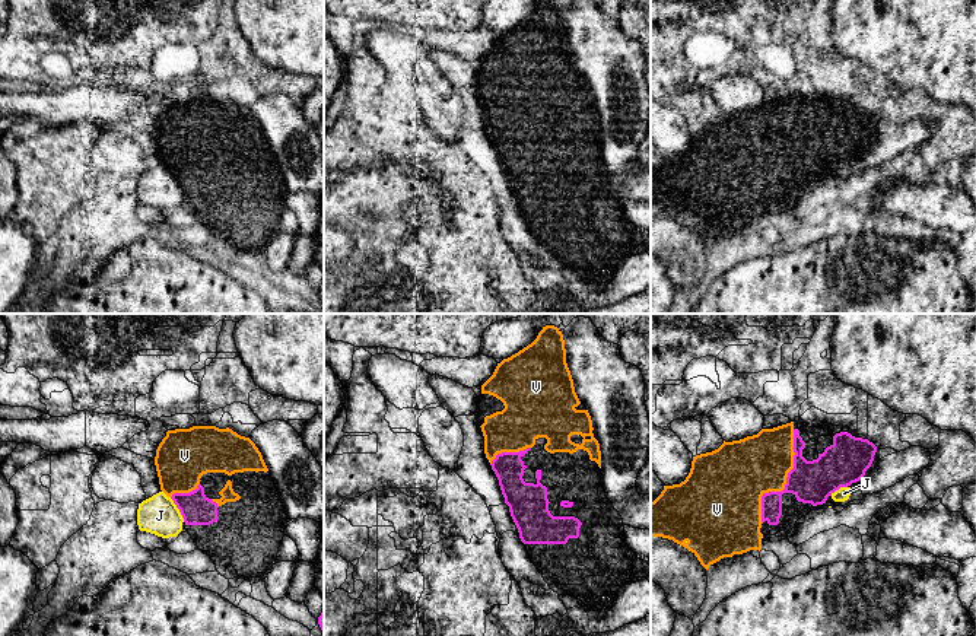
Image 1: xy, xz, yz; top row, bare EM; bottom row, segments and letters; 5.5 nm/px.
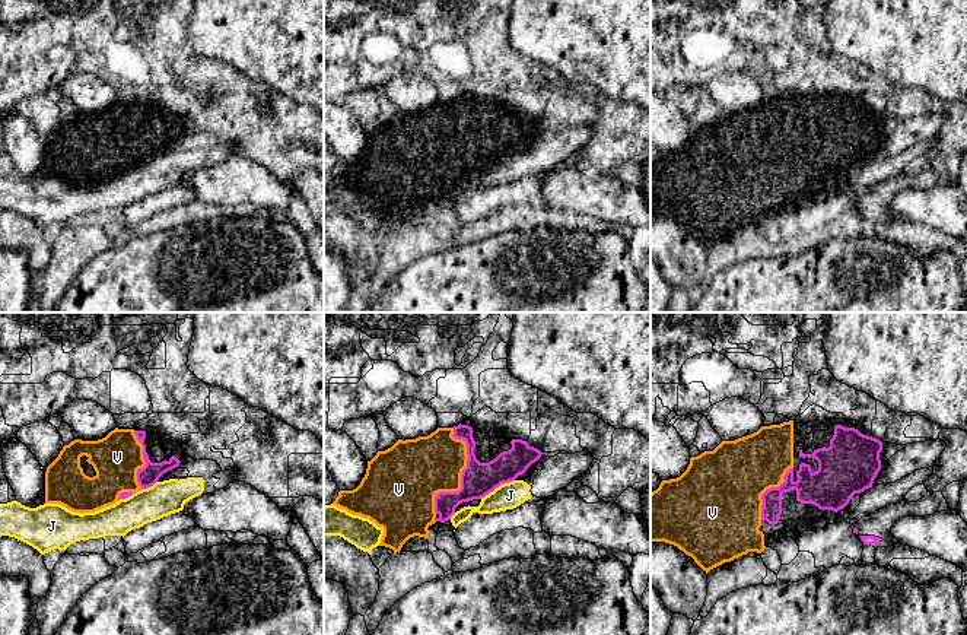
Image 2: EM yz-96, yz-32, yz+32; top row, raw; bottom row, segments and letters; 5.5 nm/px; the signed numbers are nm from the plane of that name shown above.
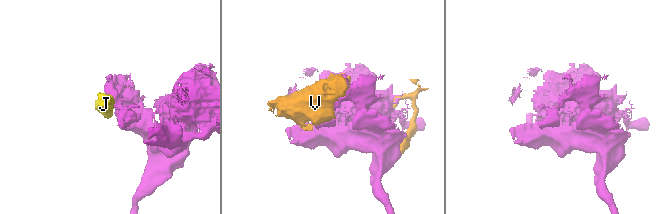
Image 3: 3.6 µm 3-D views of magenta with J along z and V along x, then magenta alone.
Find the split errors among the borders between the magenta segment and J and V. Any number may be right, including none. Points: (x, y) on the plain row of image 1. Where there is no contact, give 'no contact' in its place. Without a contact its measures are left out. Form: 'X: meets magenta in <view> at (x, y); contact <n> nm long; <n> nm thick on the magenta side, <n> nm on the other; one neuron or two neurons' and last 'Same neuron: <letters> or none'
J: meets magenta in xy at (178, 181); contact 160 nm long; 170 nm thick on the magenta side, 220 nm on the other; two neurons
V: meets magenta in yz at (787, 156); contact 550 nm long; 240 nm thick on the magenta side, 320 nm on the other; two neurons
Same neuron: none

